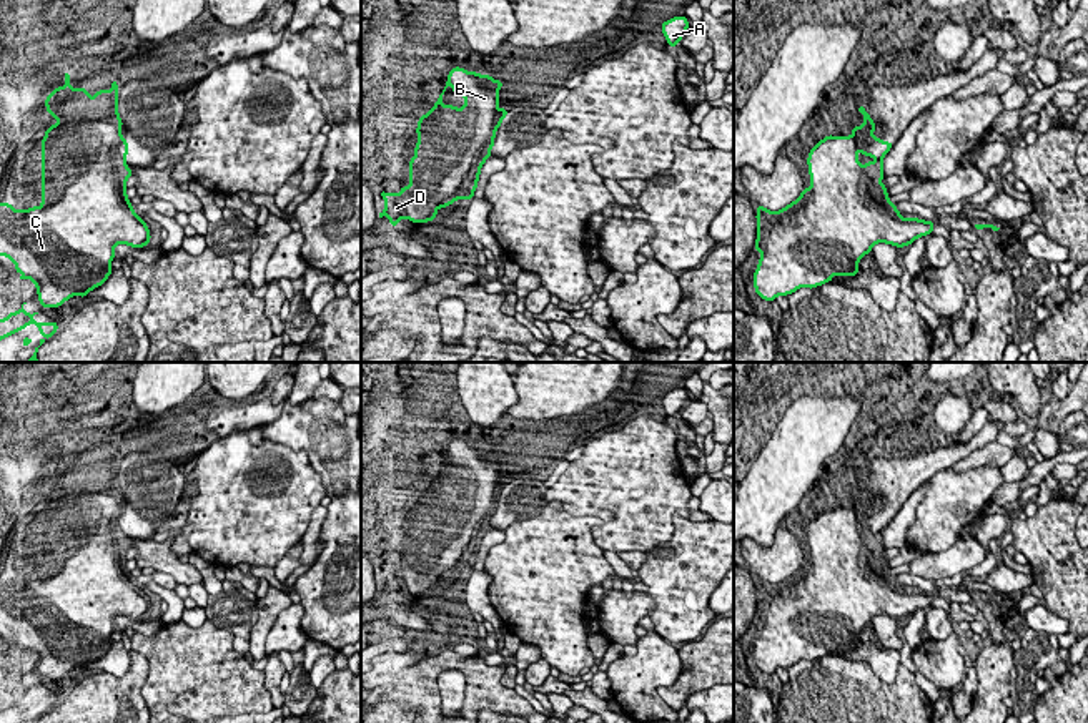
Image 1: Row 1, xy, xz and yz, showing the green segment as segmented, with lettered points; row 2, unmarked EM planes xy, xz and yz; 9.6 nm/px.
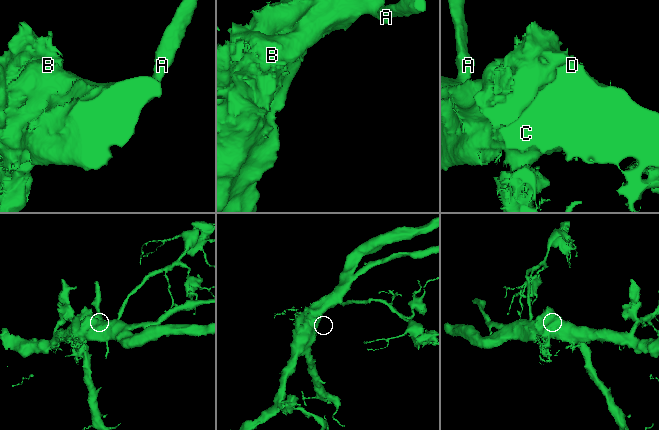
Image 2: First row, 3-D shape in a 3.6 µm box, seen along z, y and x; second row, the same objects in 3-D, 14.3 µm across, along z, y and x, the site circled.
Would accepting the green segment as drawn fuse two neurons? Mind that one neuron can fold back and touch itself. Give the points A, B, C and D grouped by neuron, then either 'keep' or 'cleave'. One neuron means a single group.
groups A B C D; keep

